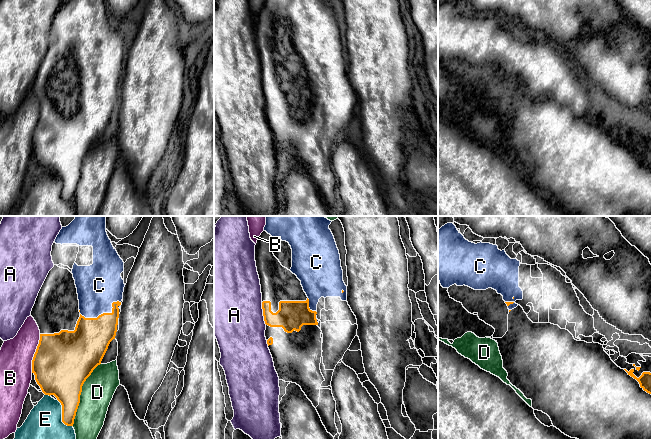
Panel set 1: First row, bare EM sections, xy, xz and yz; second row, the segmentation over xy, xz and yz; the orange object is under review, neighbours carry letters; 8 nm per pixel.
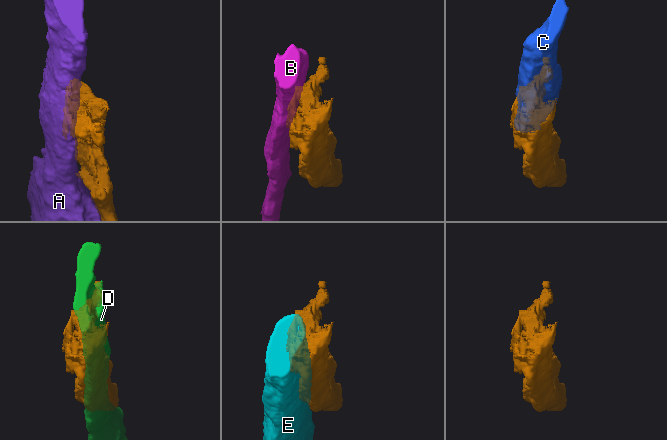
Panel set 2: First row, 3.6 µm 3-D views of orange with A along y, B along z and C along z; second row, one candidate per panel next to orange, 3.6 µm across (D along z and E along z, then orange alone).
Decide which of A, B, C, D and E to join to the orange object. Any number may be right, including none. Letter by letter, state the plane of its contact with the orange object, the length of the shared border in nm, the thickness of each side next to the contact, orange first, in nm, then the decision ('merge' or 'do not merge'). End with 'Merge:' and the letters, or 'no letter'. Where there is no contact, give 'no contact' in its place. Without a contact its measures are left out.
A: contact in xz; length 190 nm; calibres 240 and 480 nm; do not merge
B: contact in xy; length 320 nm; calibres 460 and 260 nm; do not merge
C: contact in xy; length 340 nm; calibres 300 and 360 nm; merge
D: contact in xy; length 550 nm; calibres 420 and 260 nm; do not merge
E: contact in xy; length 260 nm; calibres 260 and 420 nm; do not merge
Merge: C

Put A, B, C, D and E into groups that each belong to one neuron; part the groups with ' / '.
A / B / C / D / E

